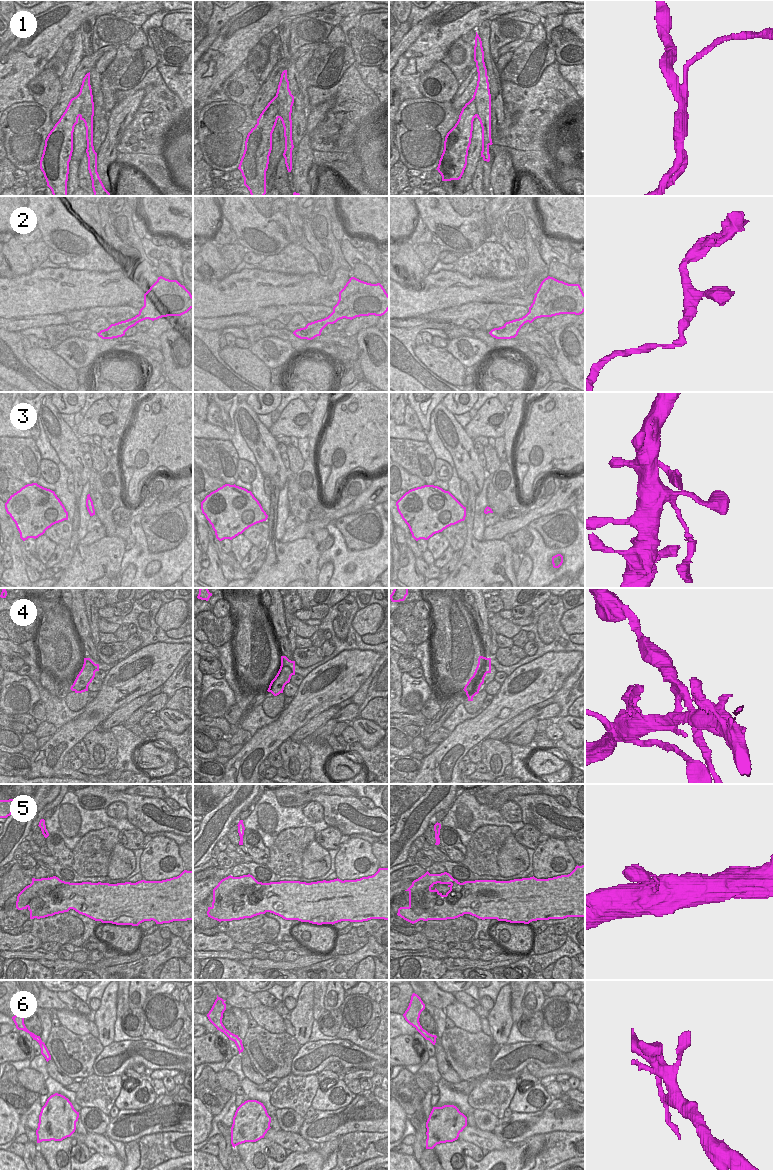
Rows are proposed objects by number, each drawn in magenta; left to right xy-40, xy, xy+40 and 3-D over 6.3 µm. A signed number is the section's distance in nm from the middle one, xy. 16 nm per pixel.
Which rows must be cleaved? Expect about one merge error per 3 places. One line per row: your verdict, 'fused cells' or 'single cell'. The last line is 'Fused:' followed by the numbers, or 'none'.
1: fused cells
2: single cell
3: single cell
4: fused cells
5: single cell
6: single cell
Fused: 1, 4

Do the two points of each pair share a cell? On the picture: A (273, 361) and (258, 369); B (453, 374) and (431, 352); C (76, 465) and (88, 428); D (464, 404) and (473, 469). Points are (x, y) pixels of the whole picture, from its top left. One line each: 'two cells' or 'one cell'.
A: two cells
B: one cell
C: two cells
D: two cells

